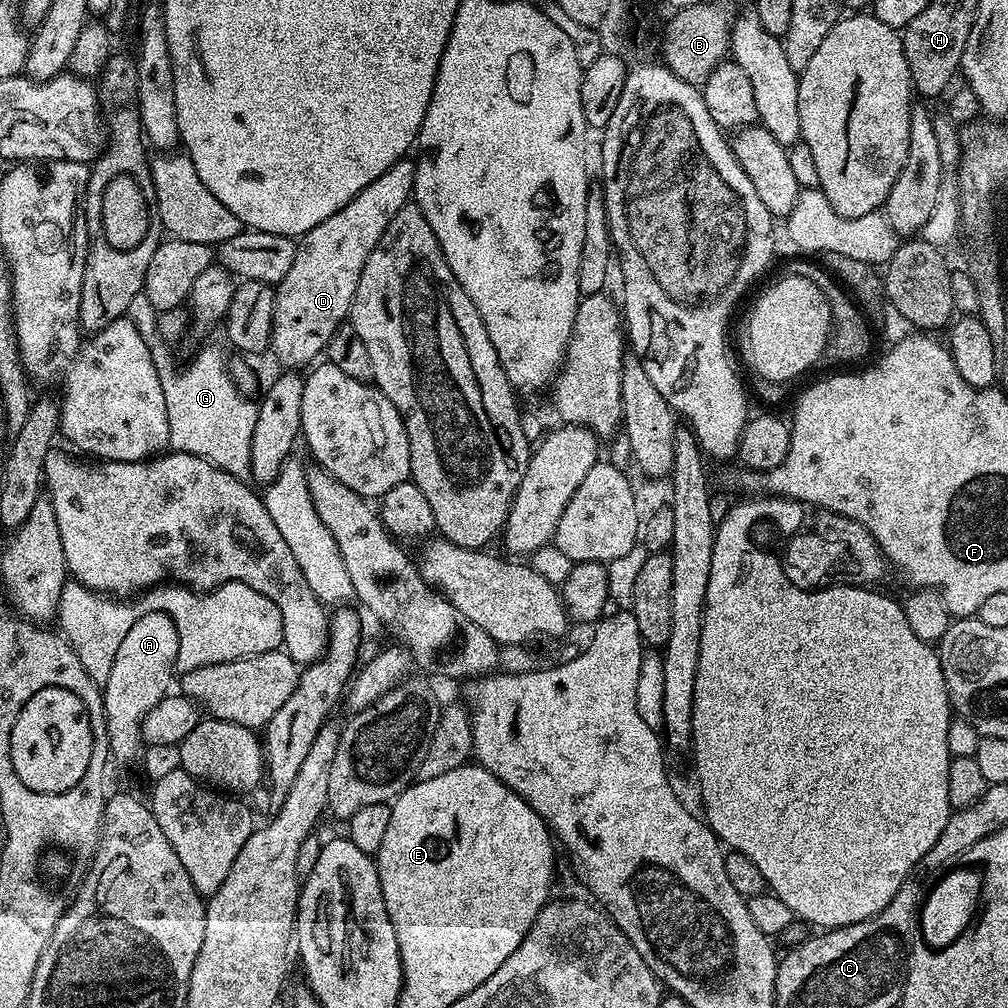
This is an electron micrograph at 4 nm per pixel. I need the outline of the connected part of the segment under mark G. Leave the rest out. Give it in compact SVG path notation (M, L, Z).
M204 348L181 372L172 369L172 360L164 352L154 356L166 398L170 434L169 445L175 451L201 456L231 476L247 477L250 466L250 442L254 438L257 401L246 398L236 388L229 372L229 361L216 348Z

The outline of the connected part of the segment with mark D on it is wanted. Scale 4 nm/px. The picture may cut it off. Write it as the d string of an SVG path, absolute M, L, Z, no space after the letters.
M408 158L399 160L397 164L390 166L390 170L386 170L386 174L374 178L370 186L350 198L350 202L346 202L342 210L330 214L330 218L318 222L314 230L299 237L294 262L291 263L286 276L274 288L270 352L284 363L285 369L300 370L303 369L303 364L311 365L317 359L315 356L320 356L325 351L334 333L349 319L354 294L358 290L358 278L362 278L362 266L366 266L366 258L370 258L374 246L378 246L382 234L386 234L386 226L390 226L394 214L398 214L398 210L402 210L405 204L409 203L415 177L415 163Z

